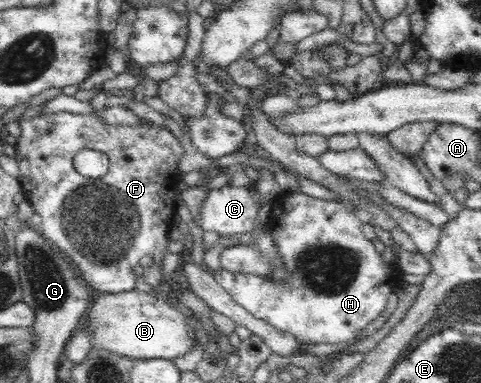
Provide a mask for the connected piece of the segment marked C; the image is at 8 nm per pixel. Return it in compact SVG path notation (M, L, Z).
M245 186L208 189L198 220L193 221L203 232L216 231L220 236L246 233L262 203L258 192L251 193Z

